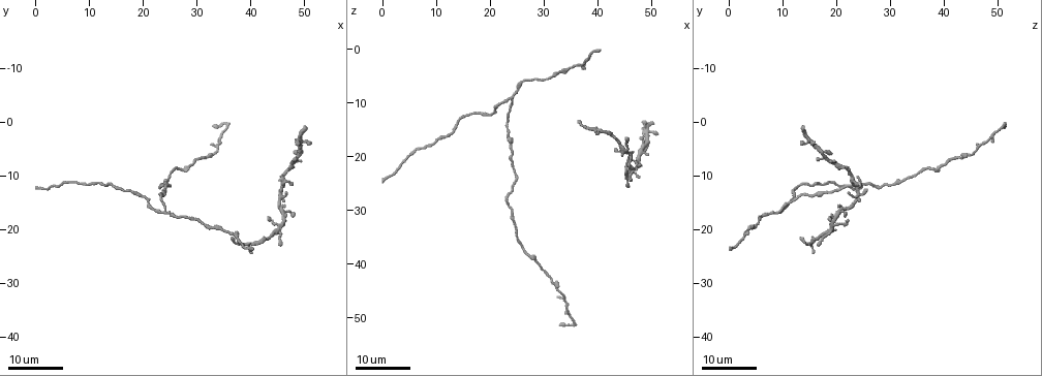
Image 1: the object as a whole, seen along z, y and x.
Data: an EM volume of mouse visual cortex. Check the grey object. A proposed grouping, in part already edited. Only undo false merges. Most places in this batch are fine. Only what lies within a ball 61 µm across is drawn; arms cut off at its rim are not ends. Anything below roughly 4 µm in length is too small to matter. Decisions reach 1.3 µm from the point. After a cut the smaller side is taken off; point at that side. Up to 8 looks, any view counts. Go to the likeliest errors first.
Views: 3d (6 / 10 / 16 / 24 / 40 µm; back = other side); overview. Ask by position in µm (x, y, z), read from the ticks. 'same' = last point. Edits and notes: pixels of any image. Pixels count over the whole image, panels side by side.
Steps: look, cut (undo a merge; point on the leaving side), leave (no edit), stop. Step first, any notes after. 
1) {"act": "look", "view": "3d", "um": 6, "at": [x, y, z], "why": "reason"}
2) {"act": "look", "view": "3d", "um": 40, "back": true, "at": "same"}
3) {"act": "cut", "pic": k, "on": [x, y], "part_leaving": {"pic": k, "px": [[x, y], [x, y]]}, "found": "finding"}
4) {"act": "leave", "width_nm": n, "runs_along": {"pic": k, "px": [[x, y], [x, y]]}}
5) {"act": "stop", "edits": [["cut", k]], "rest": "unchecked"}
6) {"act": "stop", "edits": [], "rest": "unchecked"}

{"act": "look", "view": "3d", "um": 24, "at": [23.5, 17.0, 9.0], "why": "three-way junction"}

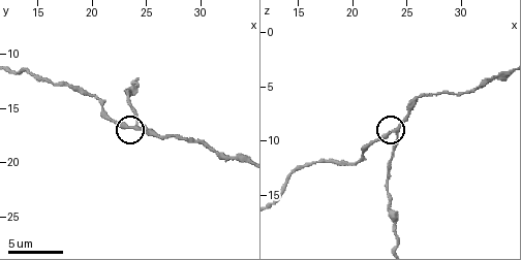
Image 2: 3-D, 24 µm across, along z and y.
{"act": "look", "view": "3d", "um": 6, "at": [24.0, 16.6, 9.2]}

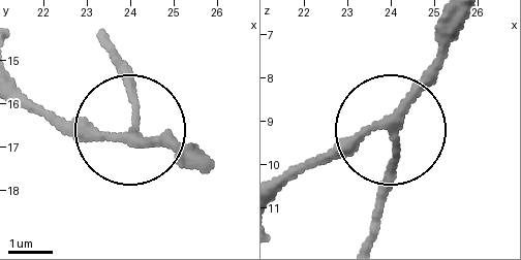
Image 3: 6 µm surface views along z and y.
{"act": "leave", "side_arm_um": 34, "runs_along": {"pic": 3, "px": [[200, 148], [158, 148], [140, 133], [88, 137], [22, 103]]}, "found": "one neuron here"}

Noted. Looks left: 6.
{"act": "look", "view": "3d", "um": 16, "at": [33.8, 19.4, 4.2]}

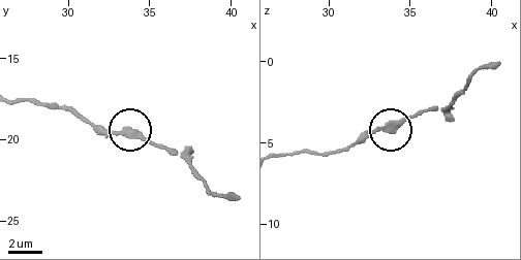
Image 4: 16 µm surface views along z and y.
{"act": "leave", "side_arm_um": 9, "runs_along": {"pic": 4, "px": [[278, 155], [303, 151], [328, 155], [398, 127], [418, 110]]}, "found": "all the same neuron"}

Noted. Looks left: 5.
{"act": "look", "view": "3d", "um": 24, "at": [45.5, 20.5, 18.5], "why": "thin arm on a thick one"}

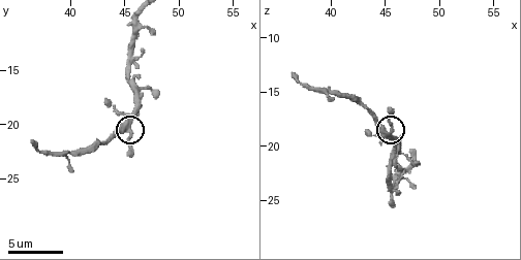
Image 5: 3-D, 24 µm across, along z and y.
{"act": "look", "view": "3d", "um": 10, "at": [45.6, 20.4, 19.0], "why": "zoom in"}

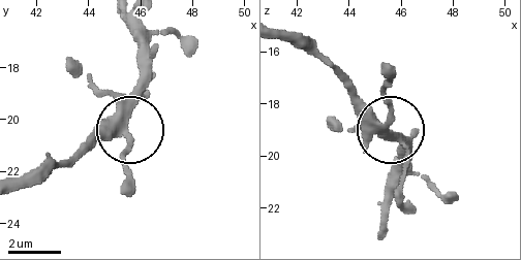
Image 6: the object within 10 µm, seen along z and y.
{"act": "leave", "arms": 4, "found": "all the same neuron"}

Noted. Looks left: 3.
{"act": "look", "view": "3d", "um": 16, "at": [34.0, 3.5, 48.0], "why": "a narrow waist"}

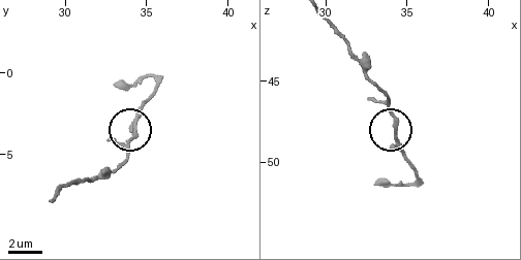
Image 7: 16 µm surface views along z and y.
{"act": "look", "view": "3d", "um": 6, "at": [34.4, 3.3, 48.4]}

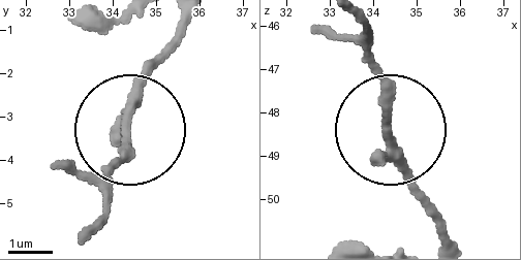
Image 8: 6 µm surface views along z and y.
{"act": "leave", "arms": 3, "found": "continuous, no second neuron"}

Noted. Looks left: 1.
{"act": "stop", "edits": [], "rest": "unchecked"}

